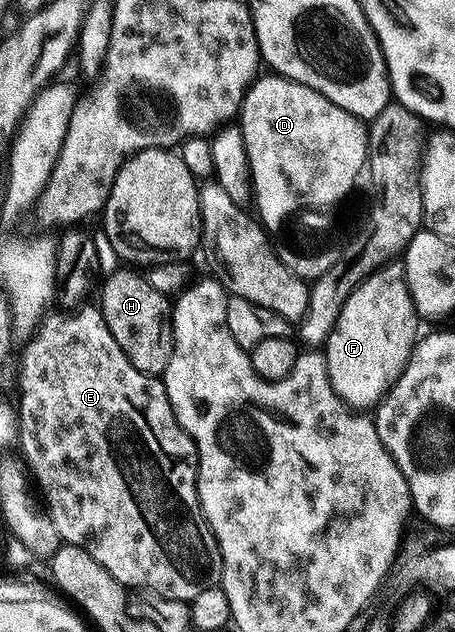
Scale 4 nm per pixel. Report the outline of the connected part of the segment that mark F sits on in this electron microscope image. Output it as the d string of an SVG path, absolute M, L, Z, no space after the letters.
M390 261L372 271L353 290L351 297L347 297L323 344L325 373L335 393L344 403L354 409L369 409L384 396L402 358L397 335L411 330L413 319L415 320L413 302L400 262Z

